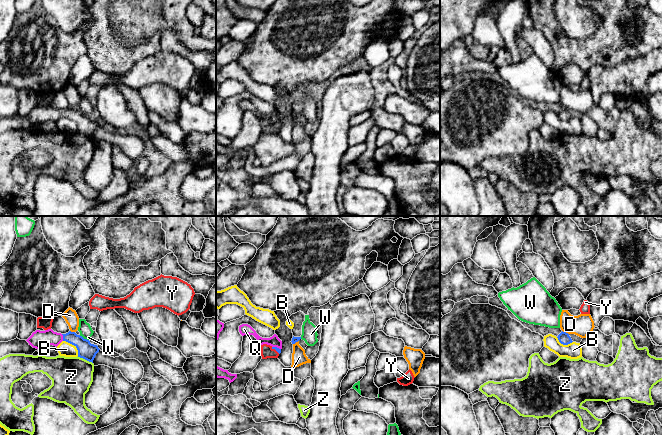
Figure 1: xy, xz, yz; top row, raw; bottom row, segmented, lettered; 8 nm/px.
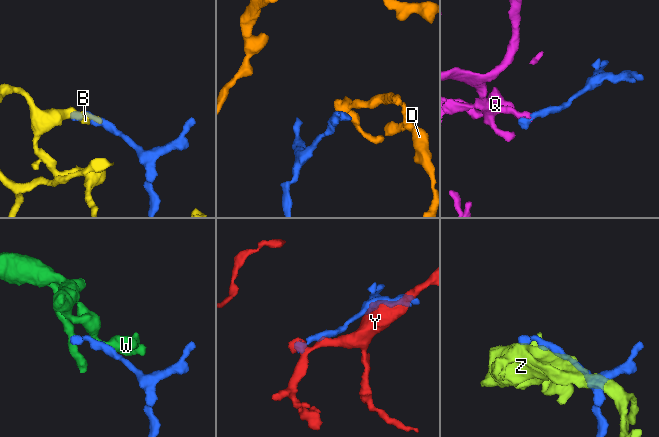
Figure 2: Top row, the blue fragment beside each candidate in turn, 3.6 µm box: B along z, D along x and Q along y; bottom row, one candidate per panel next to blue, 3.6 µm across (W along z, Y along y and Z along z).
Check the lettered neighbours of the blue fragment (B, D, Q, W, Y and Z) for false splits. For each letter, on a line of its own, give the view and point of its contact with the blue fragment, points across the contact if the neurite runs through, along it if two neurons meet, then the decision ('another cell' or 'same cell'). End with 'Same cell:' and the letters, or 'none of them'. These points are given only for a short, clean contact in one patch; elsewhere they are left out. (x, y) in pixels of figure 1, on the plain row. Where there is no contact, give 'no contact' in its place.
B: xy (73, 120) | along xy (63, 116), (71, 119), (76, 124), (78, 131) | another cell
D: yz (565, 108) | along yz (562, 106), (568, 110) | another cell
Q: xy (63, 113) | across xy (86, 126), (73, 114), (63, 113), (38, 115) | same cell
W: xy (83, 114) | along xy (79, 111), (88, 116) | another cell
Y: xz (275, 125) | along xz (271, 123), (279, 129) | another cell
Z: xy (85, 135) | another cell
Same cell: Q

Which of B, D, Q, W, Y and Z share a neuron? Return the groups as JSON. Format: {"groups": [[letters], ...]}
{"groups": [["B"], ["D"], ["Q"], ["W"], ["Y"], ["Z"]]}

